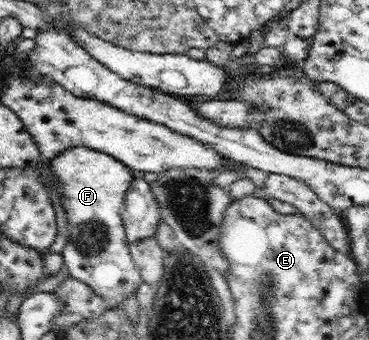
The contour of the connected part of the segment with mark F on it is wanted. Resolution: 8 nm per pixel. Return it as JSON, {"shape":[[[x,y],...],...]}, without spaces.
{"shape":[[[82,146],[56,155],[50,169],[58,180],[60,201],[69,222],[70,234],[61,253],[70,276],[85,282],[107,300],[108,308],[120,307],[143,282],[129,251],[121,216],[126,191],[135,178],[131,168],[108,153]]]}

